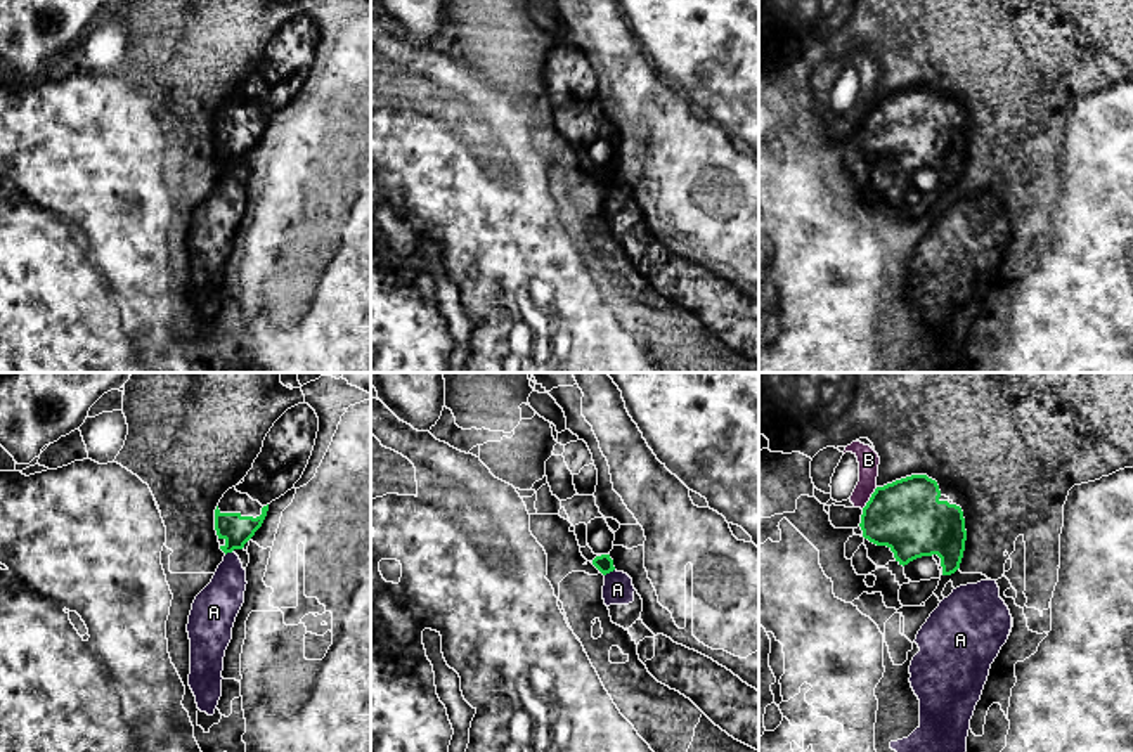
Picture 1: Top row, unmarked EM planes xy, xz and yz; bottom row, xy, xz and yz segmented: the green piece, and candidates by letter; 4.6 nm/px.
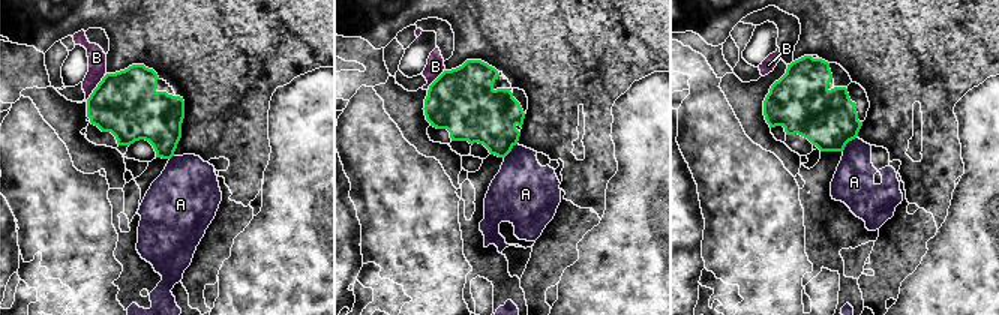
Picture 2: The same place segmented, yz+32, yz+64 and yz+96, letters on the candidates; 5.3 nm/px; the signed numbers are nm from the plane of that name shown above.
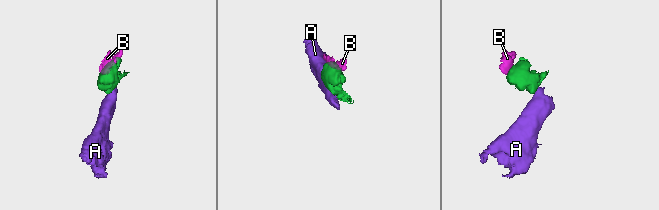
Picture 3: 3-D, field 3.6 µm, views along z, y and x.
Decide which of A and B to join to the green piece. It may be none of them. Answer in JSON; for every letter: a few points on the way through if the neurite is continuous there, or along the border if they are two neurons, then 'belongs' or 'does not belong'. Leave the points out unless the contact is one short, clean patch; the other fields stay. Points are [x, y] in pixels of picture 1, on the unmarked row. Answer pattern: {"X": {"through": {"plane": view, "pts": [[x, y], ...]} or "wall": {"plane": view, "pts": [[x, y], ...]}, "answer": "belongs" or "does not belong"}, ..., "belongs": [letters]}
{"A": {"wall": {"plane": "xz", "pts": [[614, 181], [605, 188]]}, "answer": "does not belong"}, "B": {"wall": {"plane": "yz", "pts": [[877, 99], [861, 120]]}, "answer": "does not belong"}, "belongs": []}

